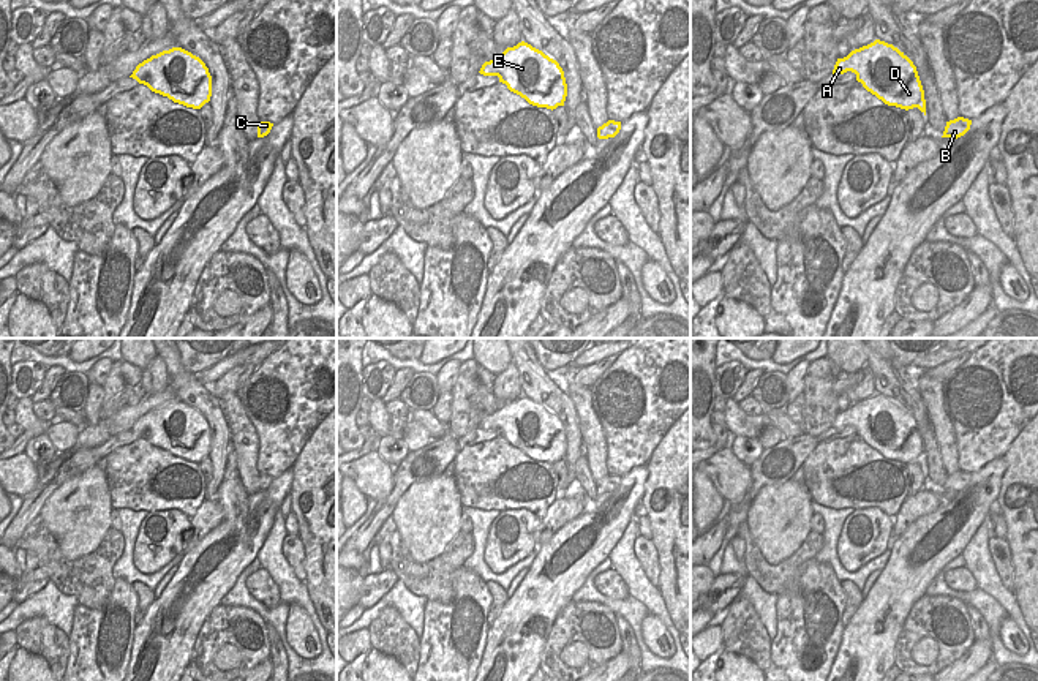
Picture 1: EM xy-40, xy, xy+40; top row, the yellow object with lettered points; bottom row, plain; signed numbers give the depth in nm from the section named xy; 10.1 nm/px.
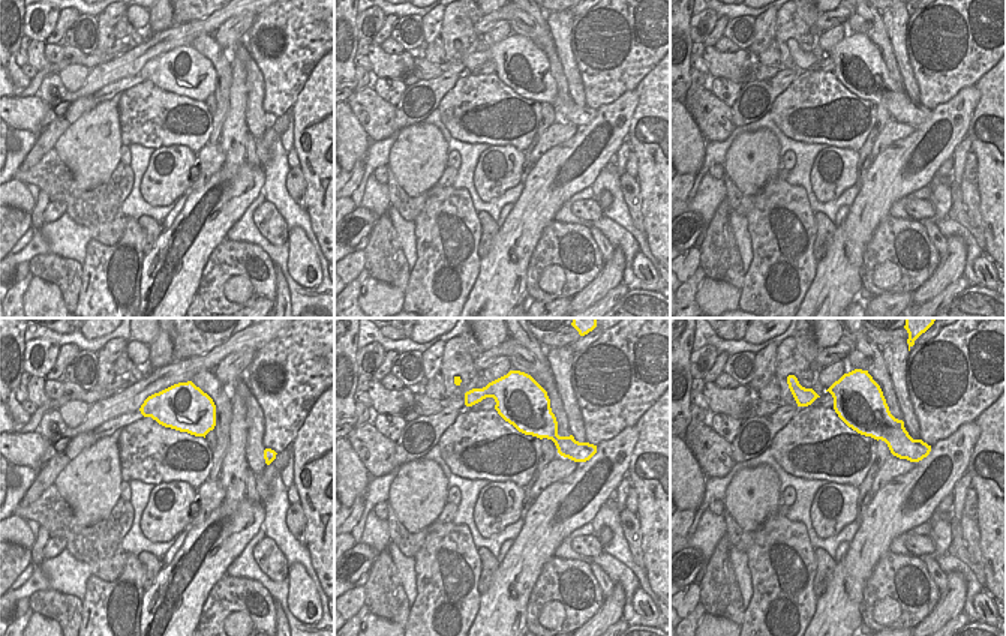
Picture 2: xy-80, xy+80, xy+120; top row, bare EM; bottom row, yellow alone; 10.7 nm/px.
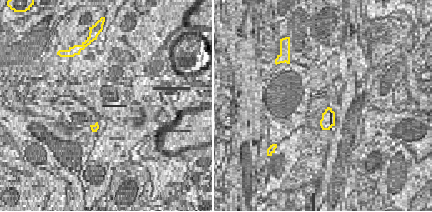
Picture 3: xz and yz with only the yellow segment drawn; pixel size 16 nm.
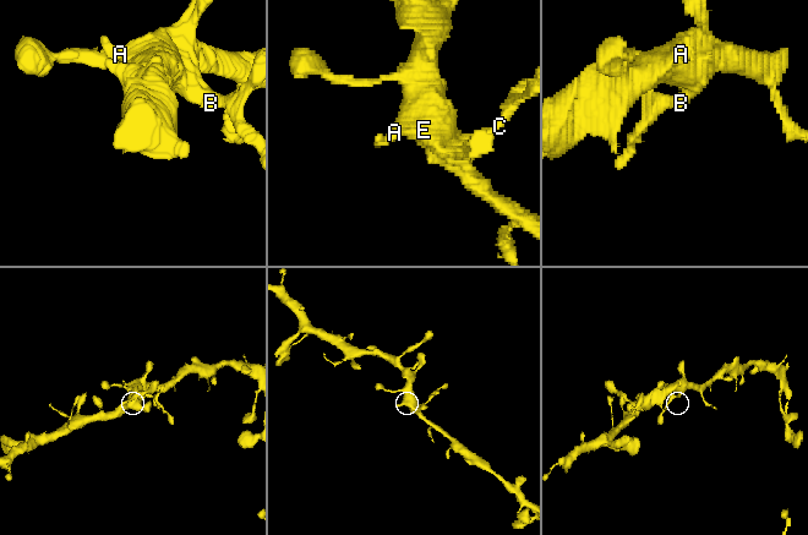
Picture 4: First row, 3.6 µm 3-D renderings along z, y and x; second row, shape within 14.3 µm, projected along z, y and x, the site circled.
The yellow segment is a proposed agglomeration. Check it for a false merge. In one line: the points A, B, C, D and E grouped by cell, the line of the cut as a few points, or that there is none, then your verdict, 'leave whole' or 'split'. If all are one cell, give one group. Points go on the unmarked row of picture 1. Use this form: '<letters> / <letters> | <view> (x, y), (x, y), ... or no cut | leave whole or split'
A B C D E | no cut | leave whole

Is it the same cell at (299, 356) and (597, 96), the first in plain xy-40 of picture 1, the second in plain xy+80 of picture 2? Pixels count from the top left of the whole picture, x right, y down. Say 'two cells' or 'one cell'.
one cell

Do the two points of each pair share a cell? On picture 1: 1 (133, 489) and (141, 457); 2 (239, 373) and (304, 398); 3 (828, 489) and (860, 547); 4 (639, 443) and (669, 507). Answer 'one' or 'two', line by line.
1: one
2: two
3: two
4: two

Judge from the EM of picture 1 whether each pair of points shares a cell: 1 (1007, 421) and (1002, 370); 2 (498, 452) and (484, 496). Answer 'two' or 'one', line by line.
1: one
2: one

